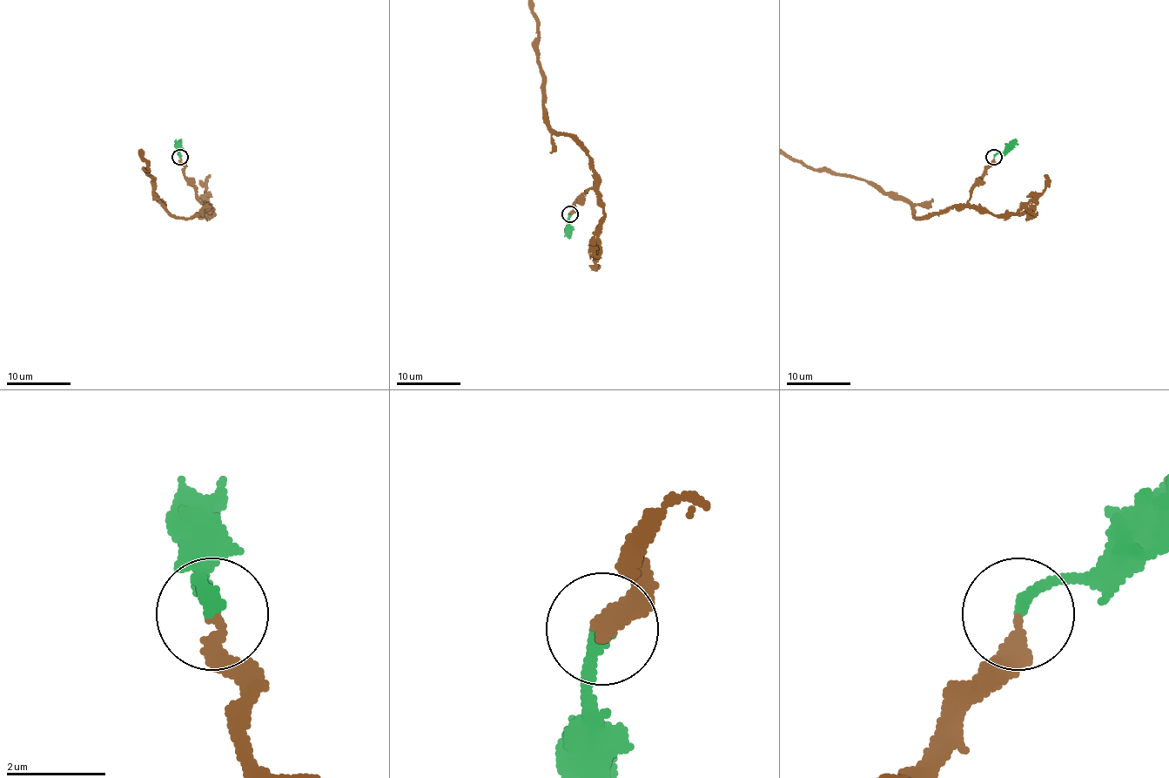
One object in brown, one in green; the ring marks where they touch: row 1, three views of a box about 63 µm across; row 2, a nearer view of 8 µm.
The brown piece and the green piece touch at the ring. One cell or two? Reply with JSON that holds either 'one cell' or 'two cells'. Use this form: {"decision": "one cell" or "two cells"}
{"decision": "one cell"}

